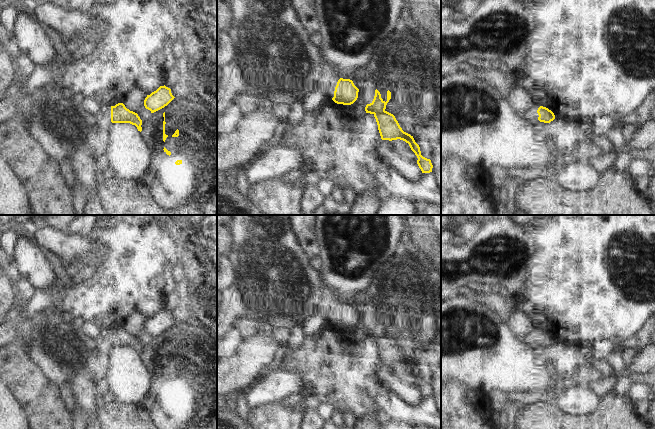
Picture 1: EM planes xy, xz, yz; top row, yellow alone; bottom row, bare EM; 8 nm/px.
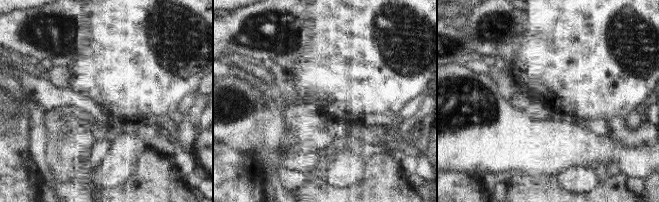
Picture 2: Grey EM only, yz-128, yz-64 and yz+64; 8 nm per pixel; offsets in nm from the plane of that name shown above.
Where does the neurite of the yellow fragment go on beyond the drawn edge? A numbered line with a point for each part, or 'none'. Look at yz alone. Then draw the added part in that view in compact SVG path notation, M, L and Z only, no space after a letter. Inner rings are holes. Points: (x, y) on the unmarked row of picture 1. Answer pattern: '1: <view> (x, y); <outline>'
1: yz (531, 339); M533 328L533 330L531 331L531 333L529 335L522 337L522 340L534 349L537 349L537 350L543 349L544 346L540 346L538 344L539 339L537 337L537 334L538 334L539 331L540 330Z

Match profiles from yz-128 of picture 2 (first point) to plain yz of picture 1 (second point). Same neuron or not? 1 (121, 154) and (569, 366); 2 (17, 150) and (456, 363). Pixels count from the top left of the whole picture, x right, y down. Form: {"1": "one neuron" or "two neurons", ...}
{"1": "two neurons", "2": "two neurons"}

